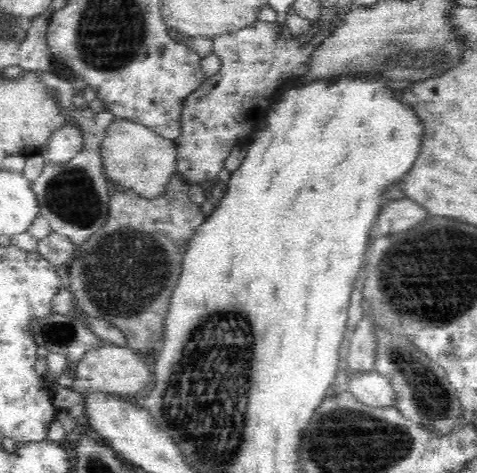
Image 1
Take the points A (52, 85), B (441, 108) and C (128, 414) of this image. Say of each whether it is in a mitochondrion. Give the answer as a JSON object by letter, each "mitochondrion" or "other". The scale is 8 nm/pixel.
{"A":"other","B":"other","C":"other"}

